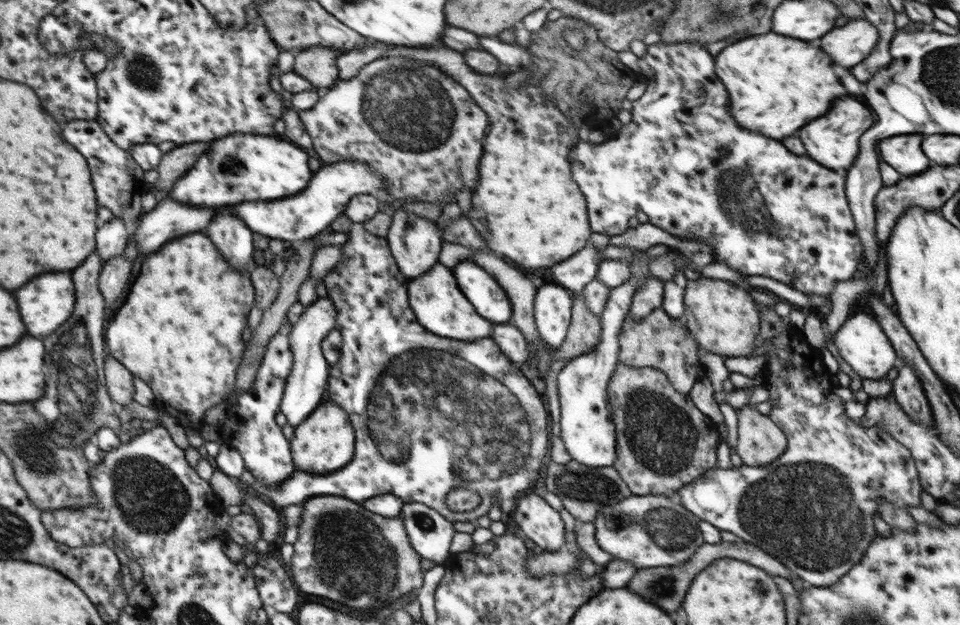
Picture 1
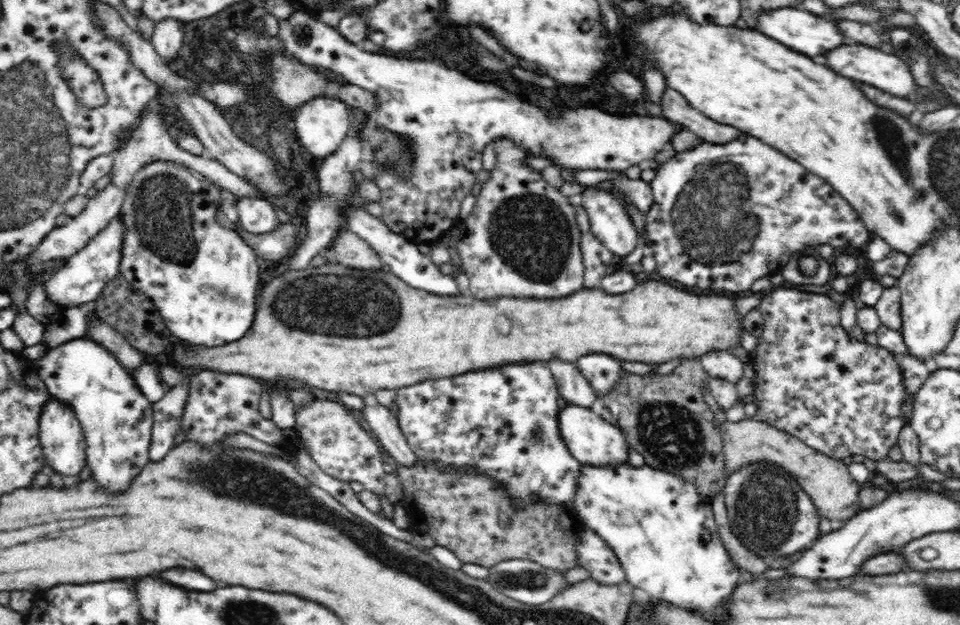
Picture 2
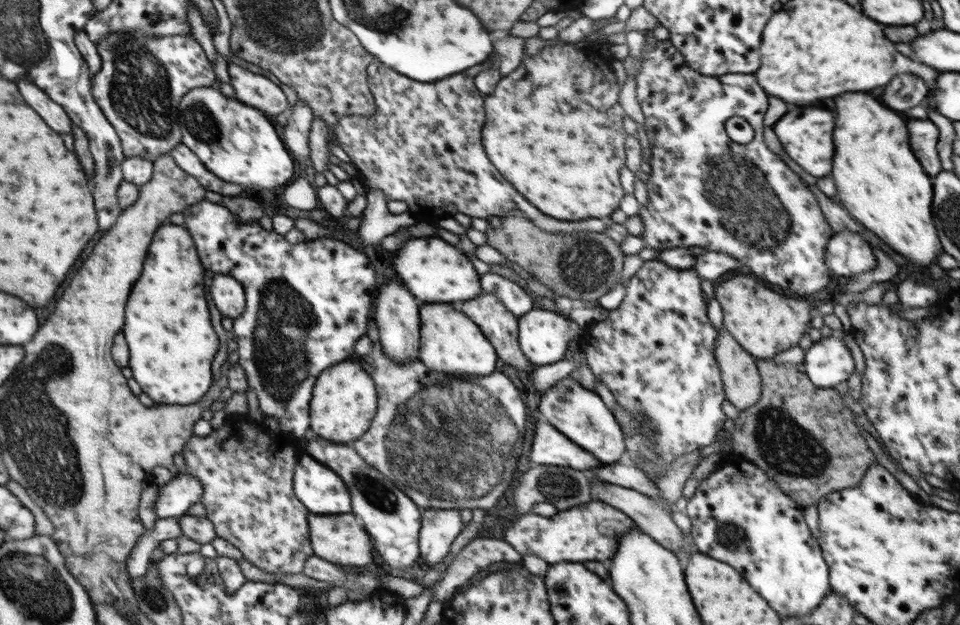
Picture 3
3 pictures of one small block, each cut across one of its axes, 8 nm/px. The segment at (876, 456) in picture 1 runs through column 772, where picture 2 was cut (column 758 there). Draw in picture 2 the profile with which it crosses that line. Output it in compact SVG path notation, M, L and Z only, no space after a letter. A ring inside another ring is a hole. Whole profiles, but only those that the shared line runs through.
M798 287L778 288L772 293L768 293L762 302L760 302L760 312L764 314L764 330L762 336L758 338L756 350L751 354L750 362L755 371L753 378L753 404L758 405L758 411L751 415L754 420L763 420L766 424L771 424L774 428L783 429L792 436L798 437L808 445L808 448L818 449L822 454L832 457L834 460L842 461L848 456L865 456L870 460L882 460L889 458L888 452L892 446L896 446L900 428L904 428L903 405L907 400L904 381L902 381L902 371L900 365L896 363L896 355L880 347L880 345L871 345L865 342L859 342L842 328L840 324L840 308L838 302L831 300L828 295L802 292ZM758 461L730 473L723 487L723 500L734 536L742 547L762 558L772 554L791 557L820 536L819 510L798 481L774 463Z

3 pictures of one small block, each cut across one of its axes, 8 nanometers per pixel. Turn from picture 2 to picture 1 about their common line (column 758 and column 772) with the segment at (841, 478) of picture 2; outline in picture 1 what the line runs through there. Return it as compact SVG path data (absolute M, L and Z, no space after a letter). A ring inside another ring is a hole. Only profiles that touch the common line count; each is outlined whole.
M745 405L736 412L738 439L735 447L743 464L749 467L764 467L780 458L787 447L787 438L782 429L768 415L758 412L756 406Z

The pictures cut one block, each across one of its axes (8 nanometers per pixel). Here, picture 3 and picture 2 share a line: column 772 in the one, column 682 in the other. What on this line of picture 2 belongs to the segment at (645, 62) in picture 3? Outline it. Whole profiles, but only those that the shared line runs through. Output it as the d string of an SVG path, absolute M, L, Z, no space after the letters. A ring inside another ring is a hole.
M752 136L724 146L704 142L694 150L686 150L664 162L649 183L652 206L646 214L646 244L652 248L655 271L668 281L680 282L694 290L741 293L751 290L756 280L780 271L794 253L805 252L818 244L859 250L873 237L858 212L826 180Z

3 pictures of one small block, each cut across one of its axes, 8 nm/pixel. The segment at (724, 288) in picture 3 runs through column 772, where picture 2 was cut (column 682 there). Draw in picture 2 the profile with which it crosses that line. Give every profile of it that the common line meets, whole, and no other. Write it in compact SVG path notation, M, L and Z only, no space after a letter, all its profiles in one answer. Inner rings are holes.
M326 264L319 268L308 266L304 270L288 270L282 276L274 278L266 286L260 286L262 298L258 296L258 312L252 330L246 332L246 336L238 342L220 346L220 348L196 348L196 346L184 346L176 344L174 346L174 360L178 360L184 366L202 366L208 370L218 370L218 372L228 372L250 376L262 380L296 380L320 390L330 390L332 392L348 392L356 396L366 396L374 394L377 390L392 390L404 388L418 384L420 381L438 379L440 377L458 376L474 370L484 370L488 368L498 368L504 364L522 364L522 362L547 362L552 358L575 362L588 353L602 353L607 358L627 360L628 362L645 362L647 364L662 364L672 360L672 358L692 358L701 357L713 350L728 350L730 347L739 346L740 336L744 332L742 316L736 312L735 301L737 298L725 294L702 294L696 296L694 292L682 292L673 288L669 284L658 280L648 280L637 284L631 291L624 295L614 295L606 293L602 288L588 290L584 288L575 294L560 299L516 299L501 297L491 300L479 300L471 294L460 294L458 296L438 296L430 292L421 291L419 288L408 287L400 278L391 272L383 272L380 269L352 269L342 265Z

